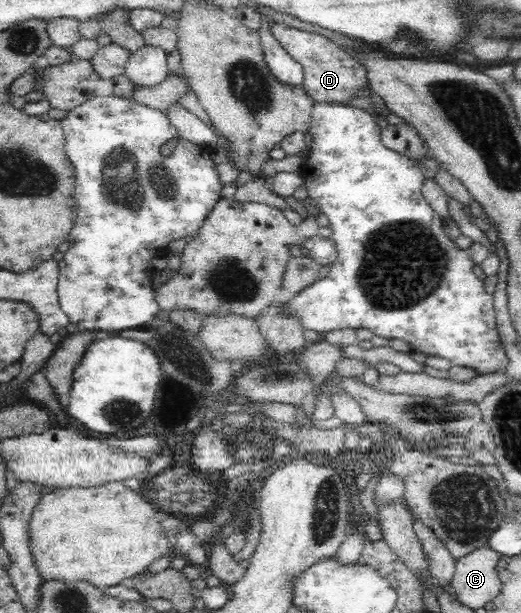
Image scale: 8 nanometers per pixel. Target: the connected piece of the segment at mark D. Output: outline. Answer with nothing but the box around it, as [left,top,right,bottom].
[269,22,368,104]

